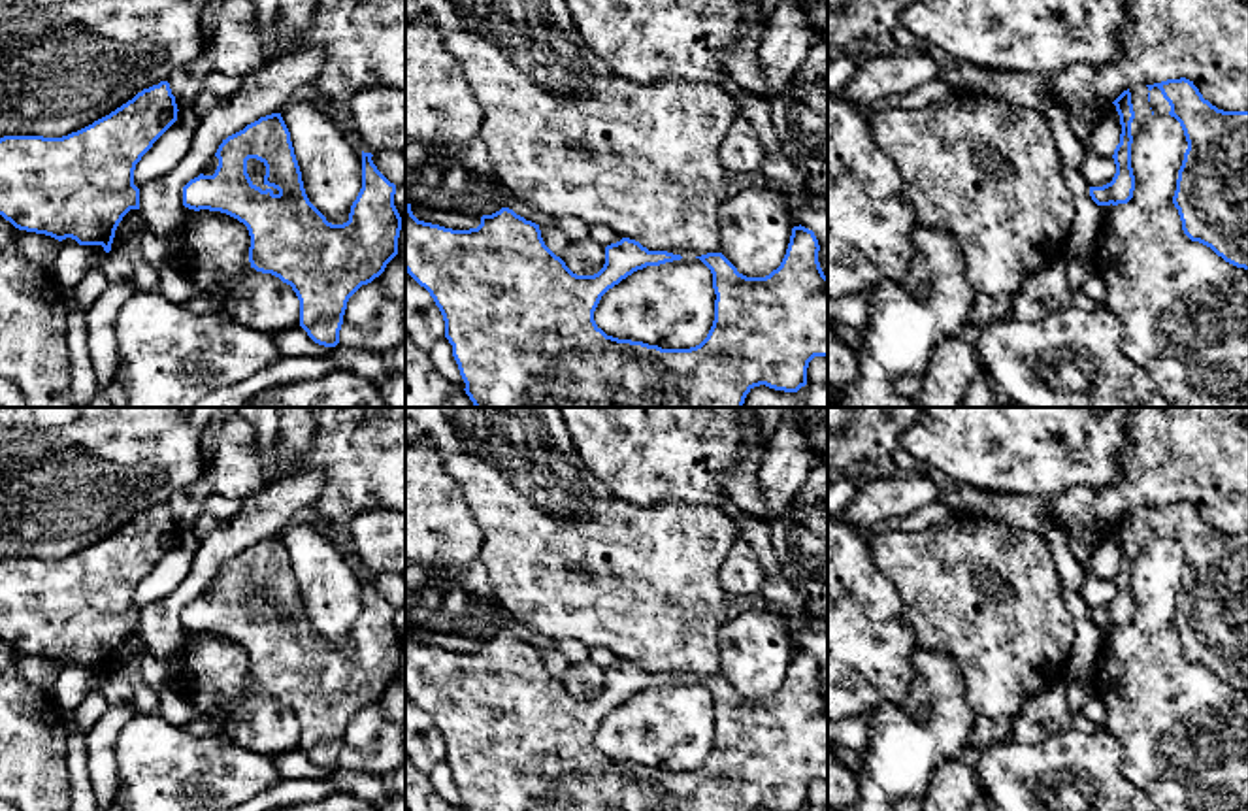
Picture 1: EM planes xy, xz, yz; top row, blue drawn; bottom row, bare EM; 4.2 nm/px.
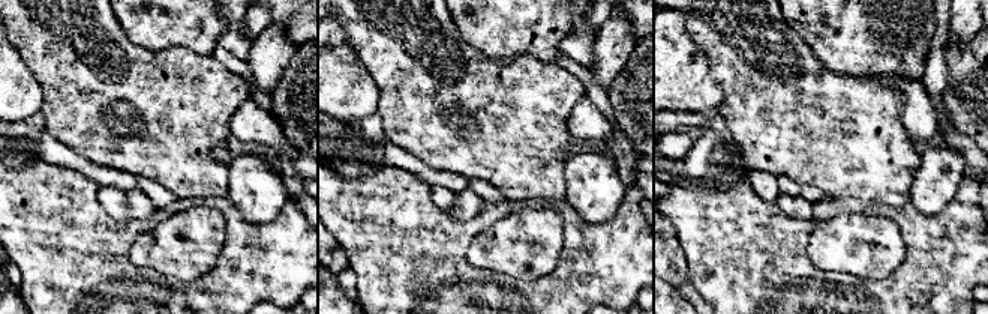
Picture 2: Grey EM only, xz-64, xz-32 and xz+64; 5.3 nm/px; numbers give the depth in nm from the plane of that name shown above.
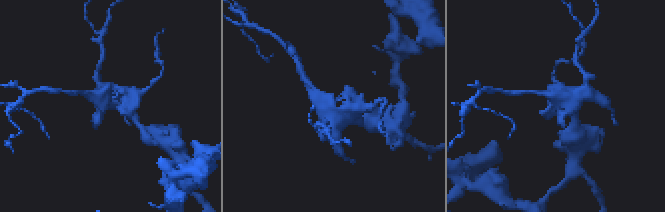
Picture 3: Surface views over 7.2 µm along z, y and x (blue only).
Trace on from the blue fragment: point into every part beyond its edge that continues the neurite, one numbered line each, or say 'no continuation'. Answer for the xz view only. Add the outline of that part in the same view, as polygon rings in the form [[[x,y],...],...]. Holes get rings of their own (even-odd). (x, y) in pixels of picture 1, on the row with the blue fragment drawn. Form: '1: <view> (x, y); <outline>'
no continuation

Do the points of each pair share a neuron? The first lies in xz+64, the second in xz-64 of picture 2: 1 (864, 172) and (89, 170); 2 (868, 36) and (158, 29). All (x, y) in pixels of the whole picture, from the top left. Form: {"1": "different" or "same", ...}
{"1": "different", "2": "same"}

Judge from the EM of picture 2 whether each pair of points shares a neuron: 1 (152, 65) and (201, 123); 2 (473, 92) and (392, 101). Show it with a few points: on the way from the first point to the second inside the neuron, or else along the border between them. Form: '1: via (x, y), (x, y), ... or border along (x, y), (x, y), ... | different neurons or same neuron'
1: via (158, 80), (186, 108) | same neuron
2: via (453, 98), (434, 104), (429, 101), (411, 101) | same neuron

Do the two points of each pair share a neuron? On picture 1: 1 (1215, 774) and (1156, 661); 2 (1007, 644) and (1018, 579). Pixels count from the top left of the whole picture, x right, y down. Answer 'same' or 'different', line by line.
1: same
2: same

